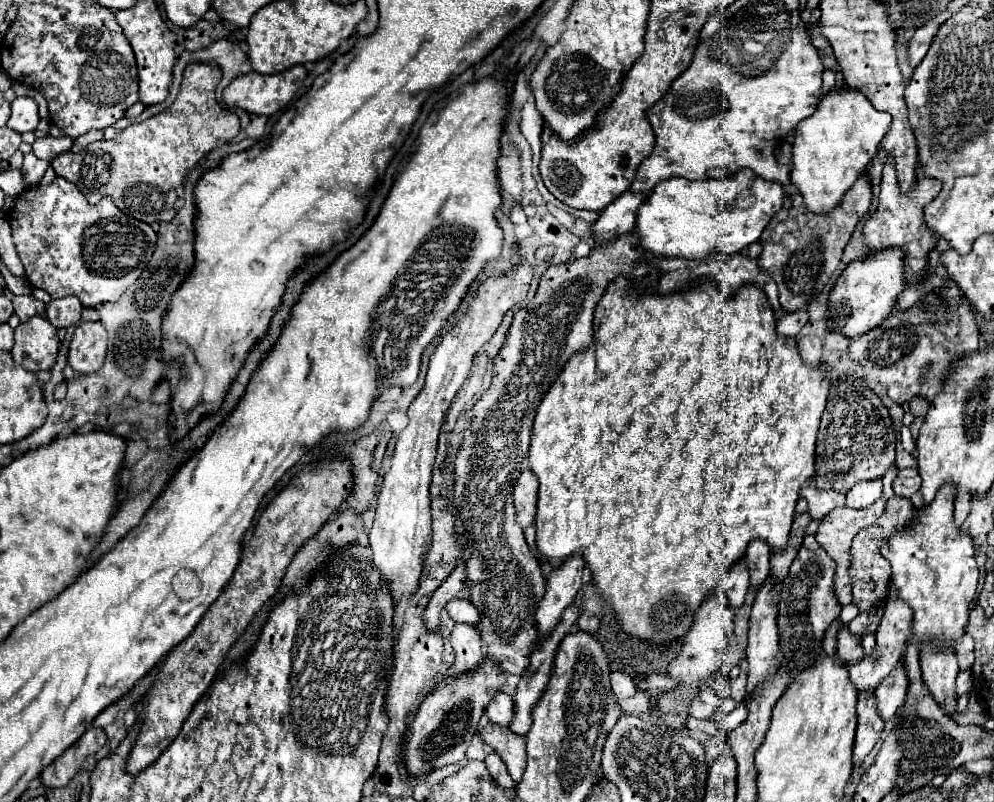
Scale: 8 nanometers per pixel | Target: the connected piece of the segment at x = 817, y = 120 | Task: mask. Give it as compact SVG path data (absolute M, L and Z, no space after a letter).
M850 86L830 88L820 96L818 110L796 126L790 170L792 184L802 192L806 206L814 214L826 214L840 204L842 196L878 152L890 120L890 114L878 112L862 92L850 90Z

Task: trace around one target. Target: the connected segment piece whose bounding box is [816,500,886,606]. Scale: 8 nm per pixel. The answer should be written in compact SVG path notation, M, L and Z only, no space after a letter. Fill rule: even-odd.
M878 500L878 502L874 502L872 506L860 508L860 510L846 508L846 506L836 508L836 510L832 510L832 512L822 520L822 524L820 524L818 532L816 532L816 536L818 536L816 540L822 544L822 548L828 552L828 556L834 558L834 562L836 562L836 582L834 582L834 586L836 586L836 596L838 596L838 600L840 600L842 606L852 604L852 586L850 586L850 576L848 576L852 538L854 538L862 528L870 526L878 516L882 516L882 512L885 511L885 505L885 502Z

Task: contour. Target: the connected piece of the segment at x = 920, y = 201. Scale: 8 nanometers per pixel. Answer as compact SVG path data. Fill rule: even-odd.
M888 156L886 164L884 164L884 174L882 174L882 190L880 190L880 202L876 212L866 220L864 224L864 238L870 244L872 252L878 250L886 250L892 246L898 246L906 252L906 278L908 278L908 286L914 286L920 282L920 278L926 272L926 262L928 262L928 252L936 246L936 234L930 234L930 230L926 230L924 224L924 206L928 202L932 202L942 184L938 180L930 180L922 166L916 166L916 174L918 174L918 186L914 190L910 190L910 194L902 194L902 190L898 190L898 178L894 174L894 162Z

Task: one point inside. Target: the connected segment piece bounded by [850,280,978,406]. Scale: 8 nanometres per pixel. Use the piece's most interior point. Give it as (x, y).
(910, 356)

